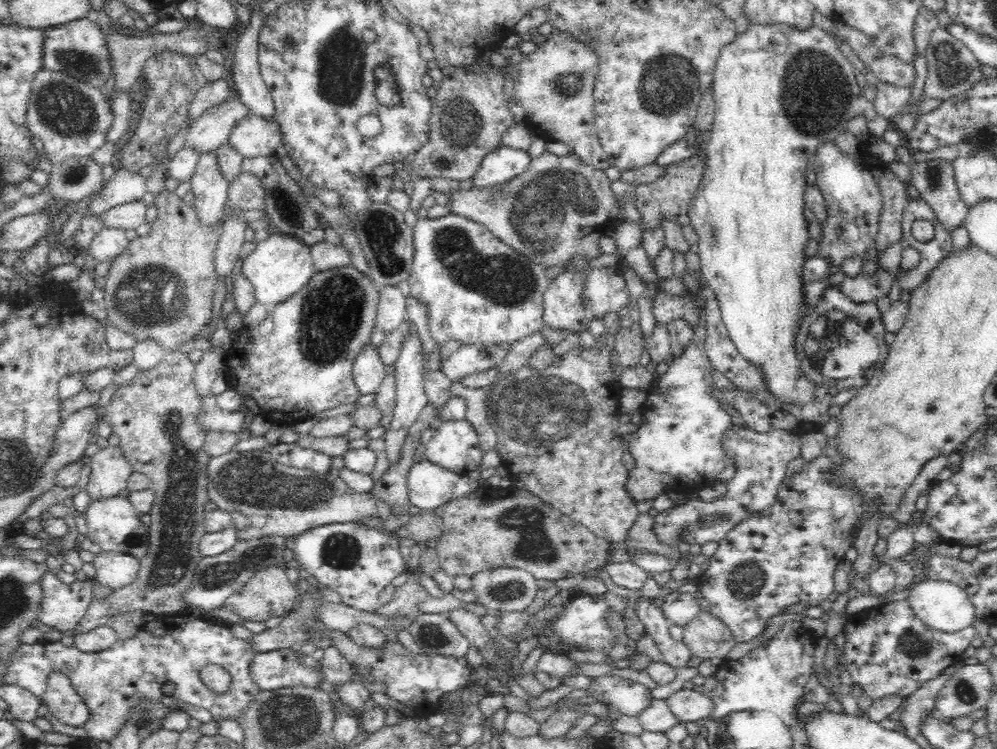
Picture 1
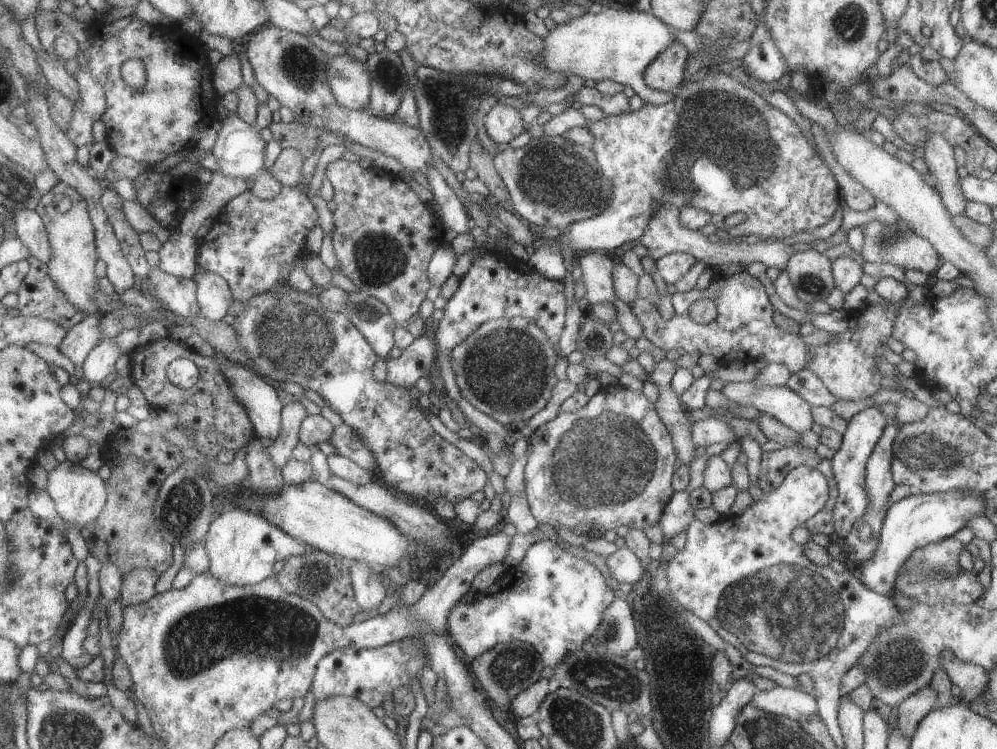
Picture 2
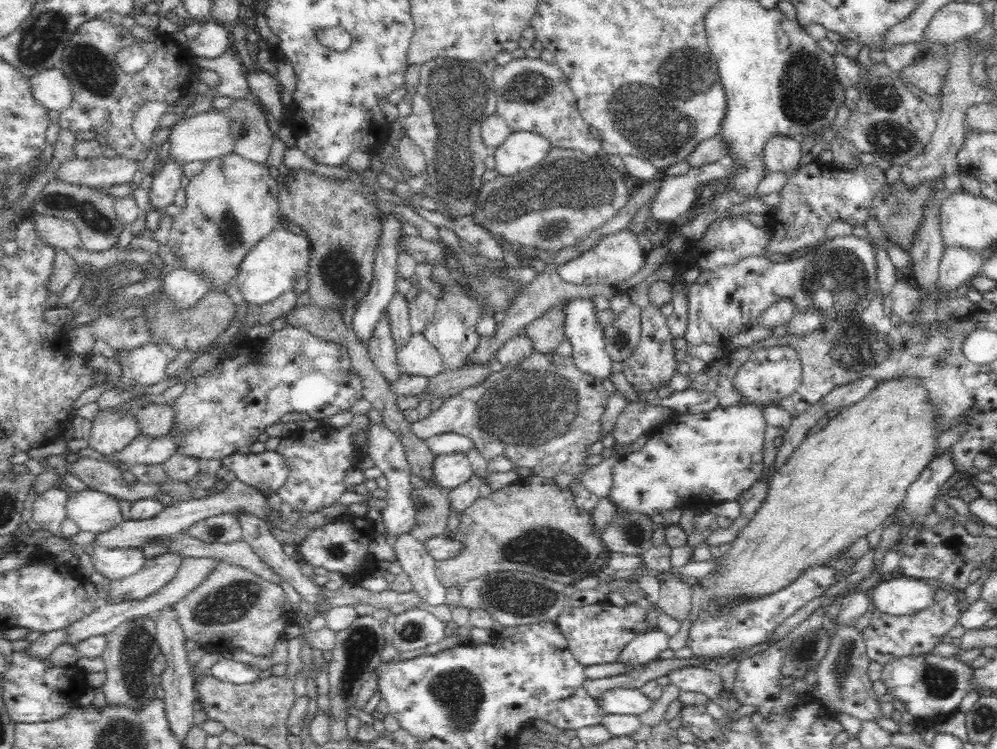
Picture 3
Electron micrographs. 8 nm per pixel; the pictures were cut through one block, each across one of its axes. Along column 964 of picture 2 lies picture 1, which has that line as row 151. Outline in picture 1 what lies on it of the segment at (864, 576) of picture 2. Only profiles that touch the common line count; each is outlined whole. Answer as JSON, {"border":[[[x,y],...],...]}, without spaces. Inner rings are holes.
{"border":[[[501,144],[482,159],[478,170],[471,178],[472,187],[476,189],[497,187],[524,172],[529,167],[530,161],[527,151]]]}

